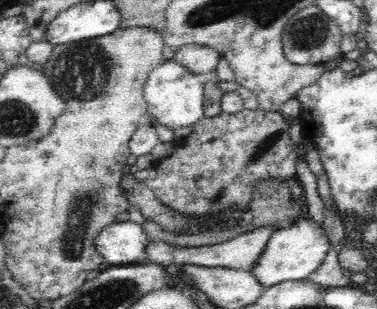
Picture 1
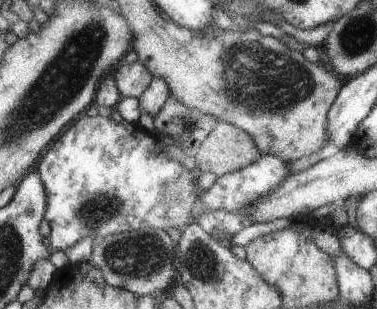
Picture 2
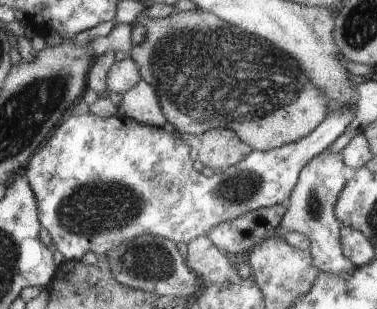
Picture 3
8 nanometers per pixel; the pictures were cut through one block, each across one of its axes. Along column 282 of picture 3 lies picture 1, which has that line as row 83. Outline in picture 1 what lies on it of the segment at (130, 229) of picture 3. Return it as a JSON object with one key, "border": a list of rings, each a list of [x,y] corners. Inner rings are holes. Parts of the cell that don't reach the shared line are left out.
{"border":[[[162,60],[150,74],[144,96],[148,106],[148,116],[156,122],[156,126],[166,126],[168,130],[180,130],[196,126],[202,118],[206,118],[206,76],[192,72],[184,64],[172,60]]]}

